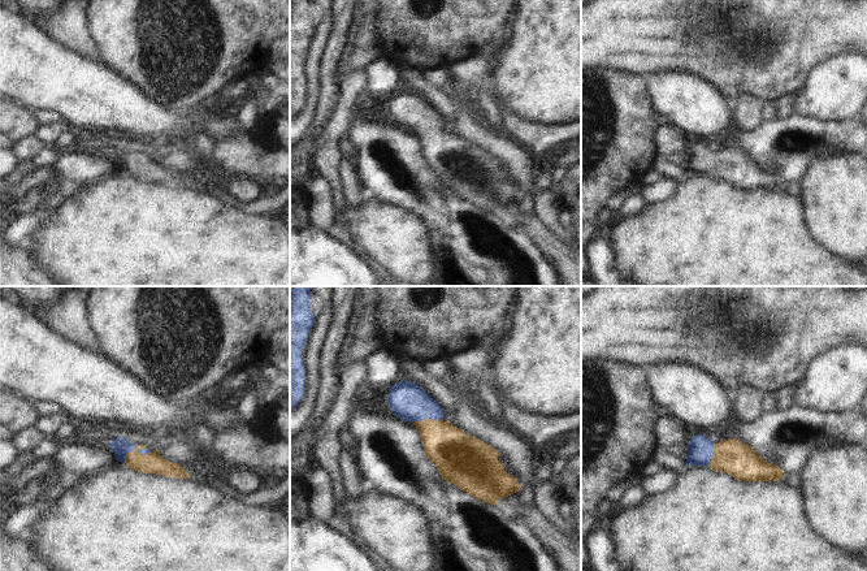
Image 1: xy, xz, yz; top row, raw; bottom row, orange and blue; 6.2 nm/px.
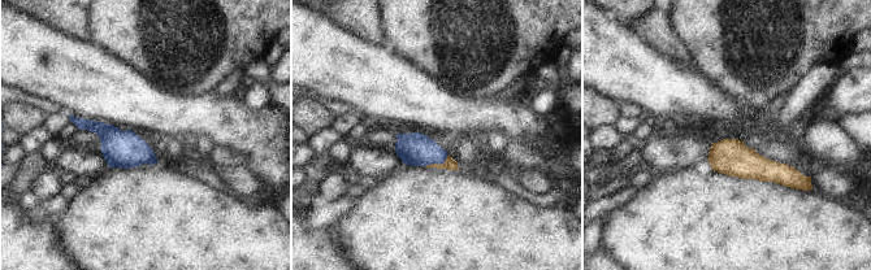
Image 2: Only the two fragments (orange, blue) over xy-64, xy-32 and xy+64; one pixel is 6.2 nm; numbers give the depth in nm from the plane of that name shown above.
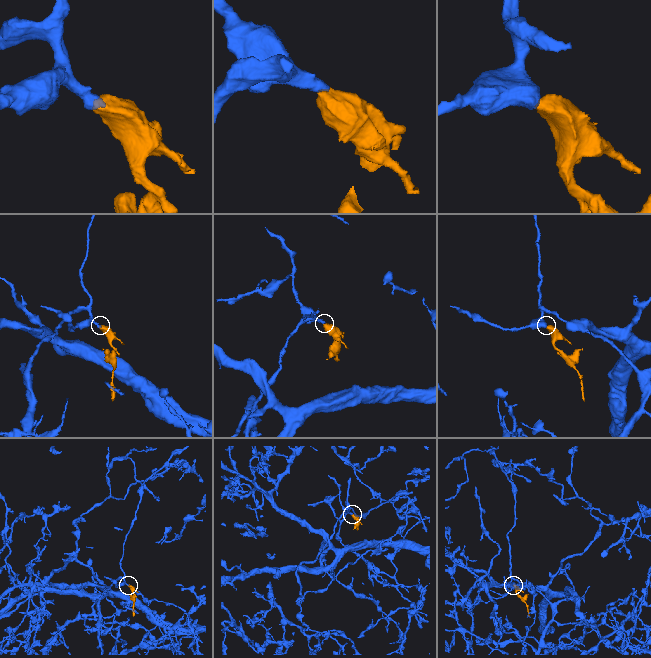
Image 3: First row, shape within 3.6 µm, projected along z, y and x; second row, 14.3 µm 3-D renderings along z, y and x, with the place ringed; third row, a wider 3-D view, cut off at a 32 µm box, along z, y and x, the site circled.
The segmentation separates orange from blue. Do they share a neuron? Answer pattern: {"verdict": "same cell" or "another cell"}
{"verdict": "same cell"}

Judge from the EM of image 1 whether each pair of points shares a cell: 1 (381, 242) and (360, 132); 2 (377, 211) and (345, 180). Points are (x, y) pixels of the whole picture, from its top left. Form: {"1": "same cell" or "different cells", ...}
{"1": "different cells", "2": "different cells"}

